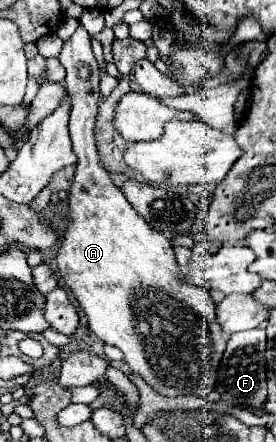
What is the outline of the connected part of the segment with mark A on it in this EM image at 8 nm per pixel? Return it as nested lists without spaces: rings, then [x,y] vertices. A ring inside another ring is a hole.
[[[78,26],[72,38],[64,42],[58,60],[66,68],[66,88],[72,104],[70,138],[78,156],[70,190],[70,222],[56,256],[58,270],[86,312],[92,332],[104,344],[120,348],[130,370],[138,372],[146,384],[162,396],[206,396],[216,386],[216,372],[226,348],[226,338],[216,320],[216,304],[210,292],[182,280],[170,240],[142,220],[100,162],[94,142],[94,120],[100,100],[100,68],[92,54],[90,34],[84,26]]]

